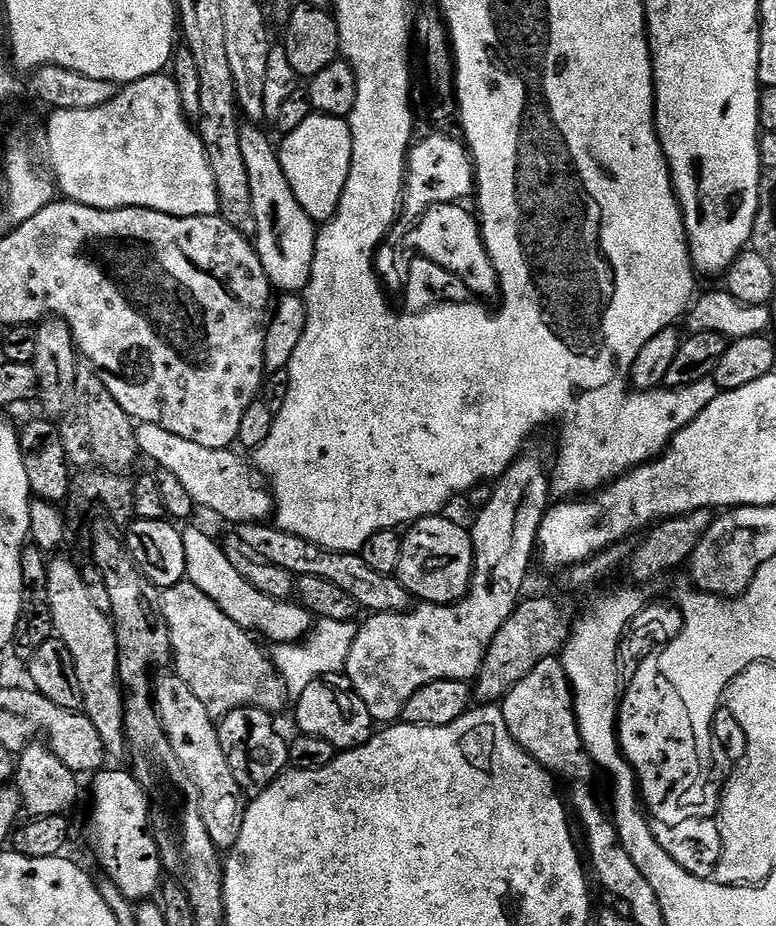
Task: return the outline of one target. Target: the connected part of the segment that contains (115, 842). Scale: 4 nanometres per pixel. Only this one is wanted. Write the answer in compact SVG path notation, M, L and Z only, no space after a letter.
M101 770L91 777L92 817L88 820L88 836L104 871L101 873L122 890L127 900L144 902L157 895L165 875L164 863L160 861L160 851L152 836L150 801L131 771L108 771Z

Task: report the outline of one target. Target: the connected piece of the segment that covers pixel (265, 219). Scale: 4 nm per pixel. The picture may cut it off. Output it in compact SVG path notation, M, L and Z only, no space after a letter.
M248 122L240 129L242 162L246 162L246 178L250 178L250 202L254 210L254 247L266 270L266 278L273 289L284 294L300 294L308 287L312 263L316 253L317 221L302 210L290 182L282 170L277 145L255 123Z

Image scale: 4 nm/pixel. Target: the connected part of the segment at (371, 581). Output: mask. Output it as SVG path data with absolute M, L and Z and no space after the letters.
M272 522L258 524L237 524L234 534L250 550L254 550L256 559L268 564L288 570L292 576L299 578L326 578L326 582L334 582L334 586L346 590L350 598L359 604L365 613L378 612L406 612L413 607L414 599L410 593L400 585L395 576L378 574L378 570L370 570L366 562L354 552L331 552L298 534L290 534L286 530L276 527Z

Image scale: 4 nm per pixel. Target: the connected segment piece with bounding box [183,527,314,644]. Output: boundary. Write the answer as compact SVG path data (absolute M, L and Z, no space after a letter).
M185 527L183 533L186 546L185 579L209 596L243 630L258 636L262 634L272 644L299 643L312 630L314 618L299 603L274 599L256 590L232 566L223 547L215 544L202 529Z

